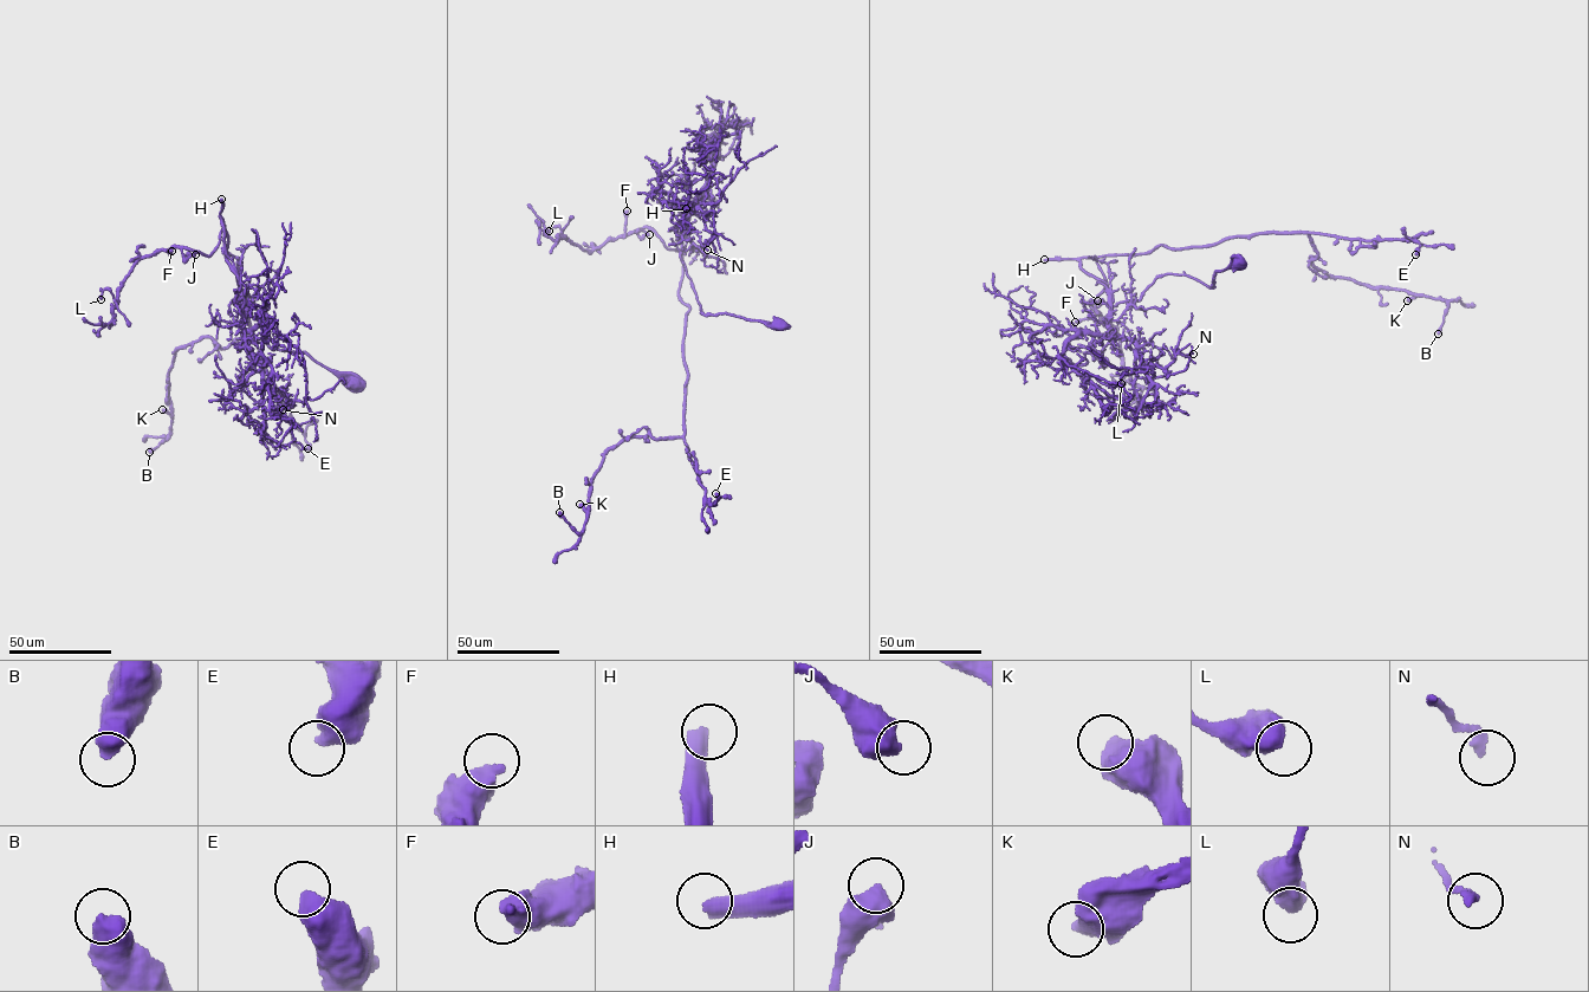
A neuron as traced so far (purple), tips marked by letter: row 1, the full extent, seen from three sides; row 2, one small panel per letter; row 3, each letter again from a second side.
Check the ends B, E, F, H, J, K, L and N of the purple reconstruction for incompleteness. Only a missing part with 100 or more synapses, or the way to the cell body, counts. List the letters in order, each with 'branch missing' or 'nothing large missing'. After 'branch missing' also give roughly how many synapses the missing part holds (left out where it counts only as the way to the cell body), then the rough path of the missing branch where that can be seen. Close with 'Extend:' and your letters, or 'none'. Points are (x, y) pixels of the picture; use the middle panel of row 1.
B: nothing large missing
E: nothing large missing
F: nothing large missing
H: branch missing; about 550 synapses; missing branch runs (686, 208), (702, 105), (696, 64), (701, 31), (669, 20), (557, 31), (518, 19)
J: nothing large missing
K: nothing large missing
L: nothing large missing
N: nothing large missing
Extend: H

